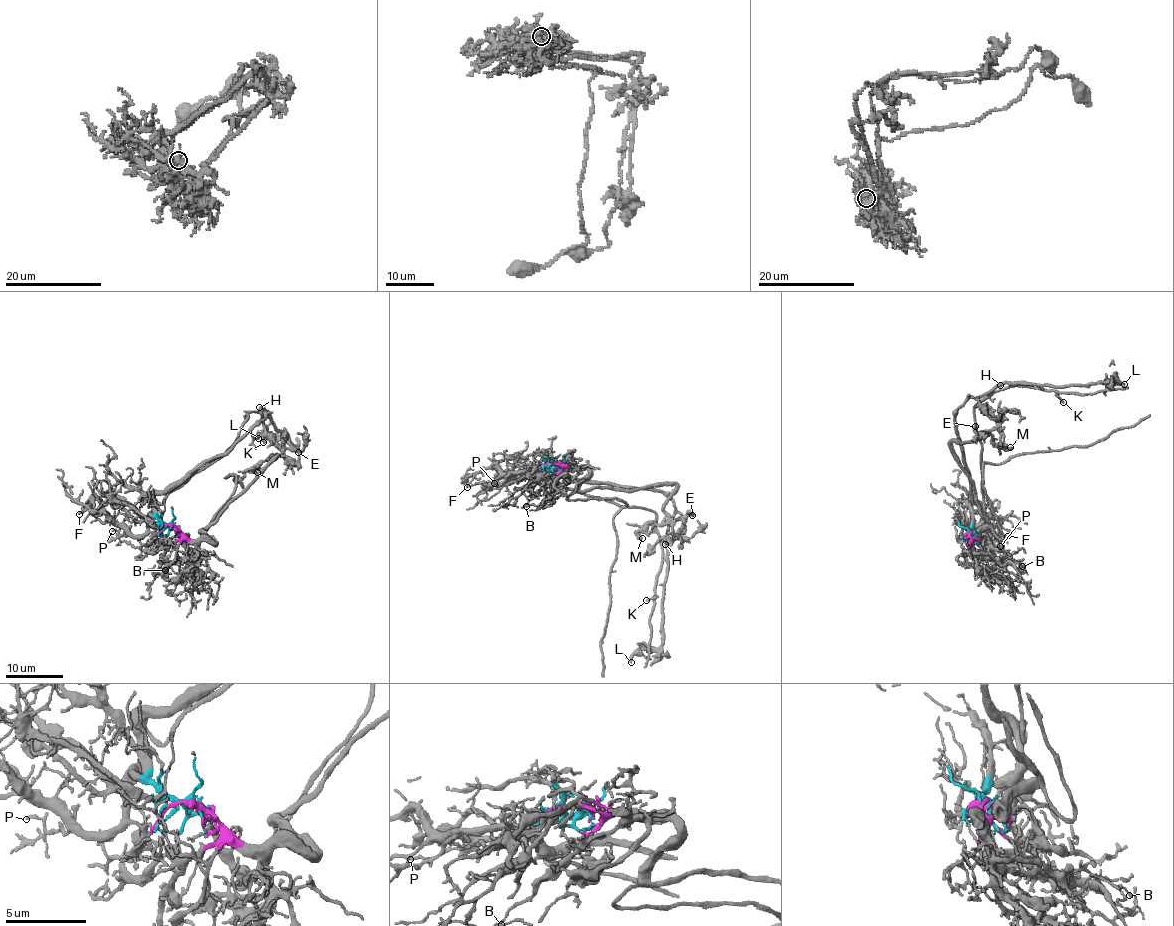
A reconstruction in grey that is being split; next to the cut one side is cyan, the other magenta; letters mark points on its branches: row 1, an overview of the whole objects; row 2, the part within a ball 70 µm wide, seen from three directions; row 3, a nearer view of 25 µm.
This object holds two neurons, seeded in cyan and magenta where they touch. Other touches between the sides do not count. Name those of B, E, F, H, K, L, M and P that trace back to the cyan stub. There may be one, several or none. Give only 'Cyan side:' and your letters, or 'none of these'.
Cyan side: F, H, K, L, P

